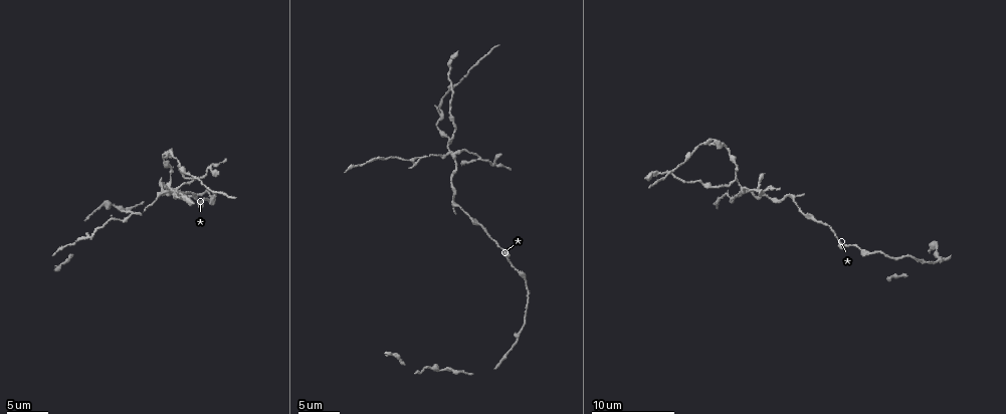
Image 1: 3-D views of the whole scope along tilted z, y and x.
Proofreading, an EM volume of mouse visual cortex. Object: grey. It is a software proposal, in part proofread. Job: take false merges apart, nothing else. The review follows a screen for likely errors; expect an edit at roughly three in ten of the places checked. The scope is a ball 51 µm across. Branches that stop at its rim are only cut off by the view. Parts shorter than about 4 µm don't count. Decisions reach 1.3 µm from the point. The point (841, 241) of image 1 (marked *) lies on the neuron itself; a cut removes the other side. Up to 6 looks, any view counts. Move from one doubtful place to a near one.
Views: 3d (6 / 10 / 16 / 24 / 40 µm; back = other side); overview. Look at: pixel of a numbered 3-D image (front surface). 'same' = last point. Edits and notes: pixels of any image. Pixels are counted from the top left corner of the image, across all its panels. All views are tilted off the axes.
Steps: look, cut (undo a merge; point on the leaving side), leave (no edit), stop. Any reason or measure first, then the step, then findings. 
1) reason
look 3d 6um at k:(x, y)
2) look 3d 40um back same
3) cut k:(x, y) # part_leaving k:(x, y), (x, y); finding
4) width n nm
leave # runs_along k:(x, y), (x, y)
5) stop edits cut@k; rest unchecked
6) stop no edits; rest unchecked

small branch off a trunk
look 3d 10um at 1:(439, 104)

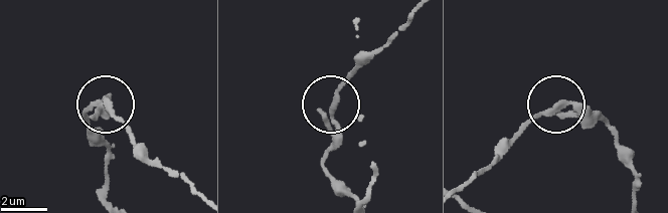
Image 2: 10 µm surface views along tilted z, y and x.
arms 3
leave # runs_along 2:(107, 171), (95, 104), (143, 150); all the same neuron

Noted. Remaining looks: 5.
four-way junction
look 3d 16um at 1:(454, 154)

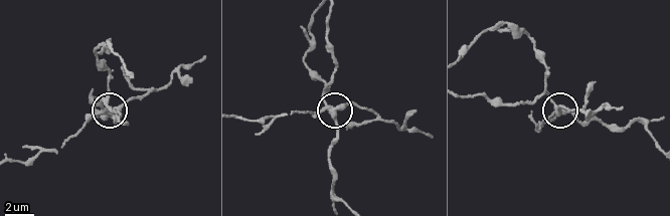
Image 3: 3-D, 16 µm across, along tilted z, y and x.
cut 3:(126, 101) # part_leaving 3:(330, 106), (315, 114), (239, 119); two neurons meet here

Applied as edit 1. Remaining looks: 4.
sudden change in width
look 3d 10um at 1:(454, 206)

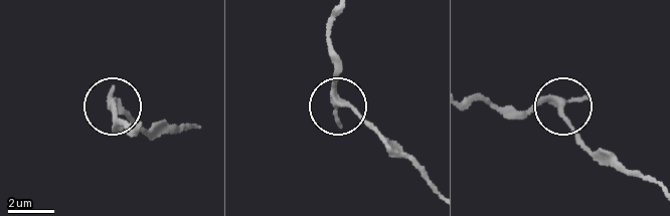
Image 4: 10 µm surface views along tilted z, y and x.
closer look
look 3d 6um at 4:(558, 105)

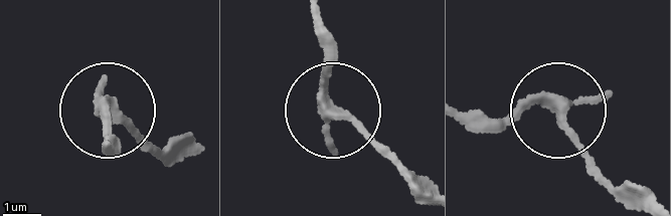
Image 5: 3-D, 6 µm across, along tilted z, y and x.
width 260 nm
leave # runs_along 5:(429, 197), (328, 104), (323, 20); all the same neuron

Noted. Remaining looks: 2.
stop edits cut@3; rest unchecked

